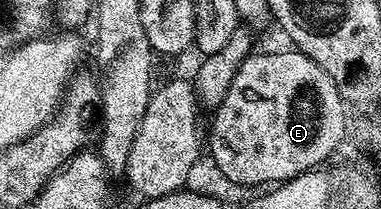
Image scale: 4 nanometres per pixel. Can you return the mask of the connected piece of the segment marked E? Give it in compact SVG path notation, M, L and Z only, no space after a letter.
M293 48L274 50L271 54L258 53L252 52L244 60L244 64L240 64L236 76L232 76L232 88L228 88L228 96L224 96L222 103L213 111L214 119L211 120L210 126L208 122L208 158L210 154L211 160L218 165L219 172L228 181L235 182L238 186L262 186L258 188L266 188L271 184L281 184L306 170L316 168L318 158L325 157L325 154L329 153L334 145L337 145L338 138L341 138L342 108L341 102L338 102L338 95L334 91L336 80L332 80L332 76L328 76L328 72L324 72L324 68L320 68L320 64L316 64L316 60L304 56L299 50Z

